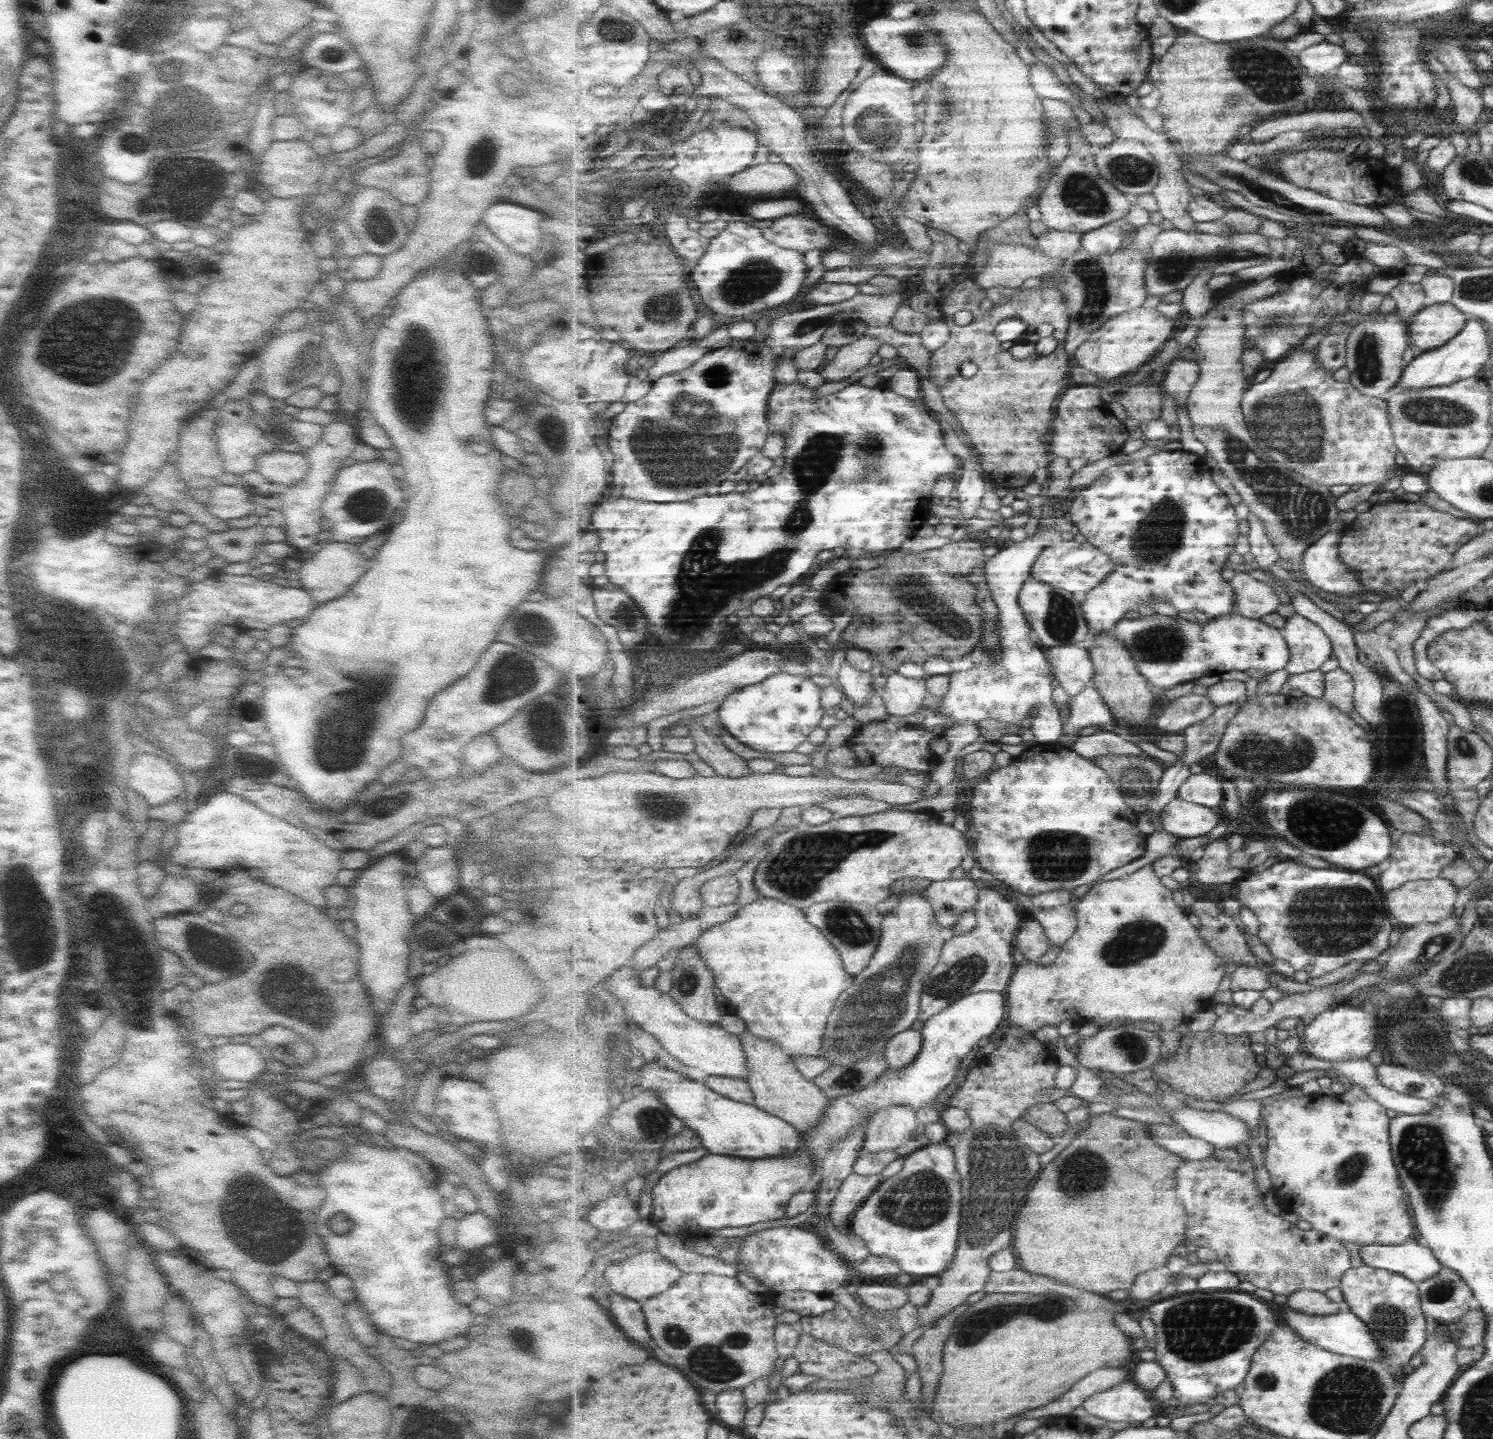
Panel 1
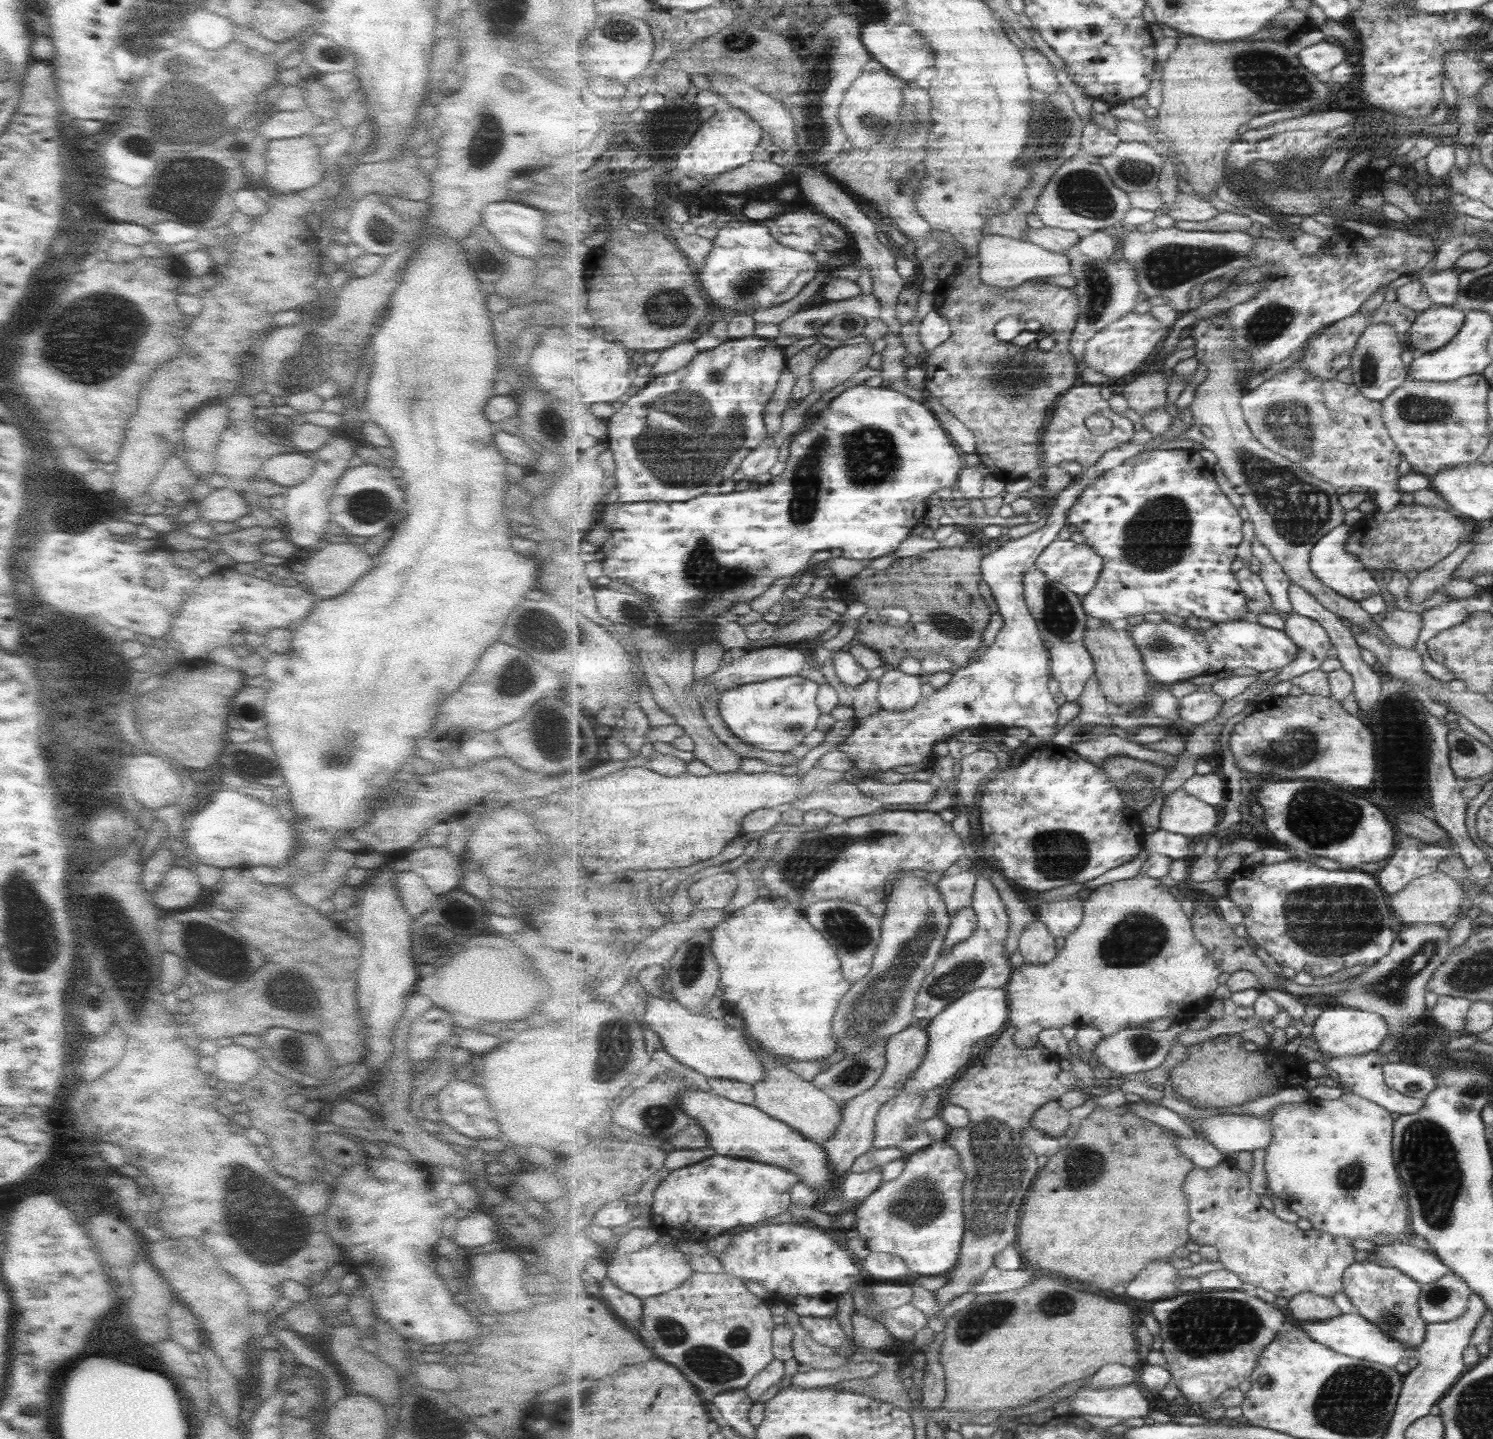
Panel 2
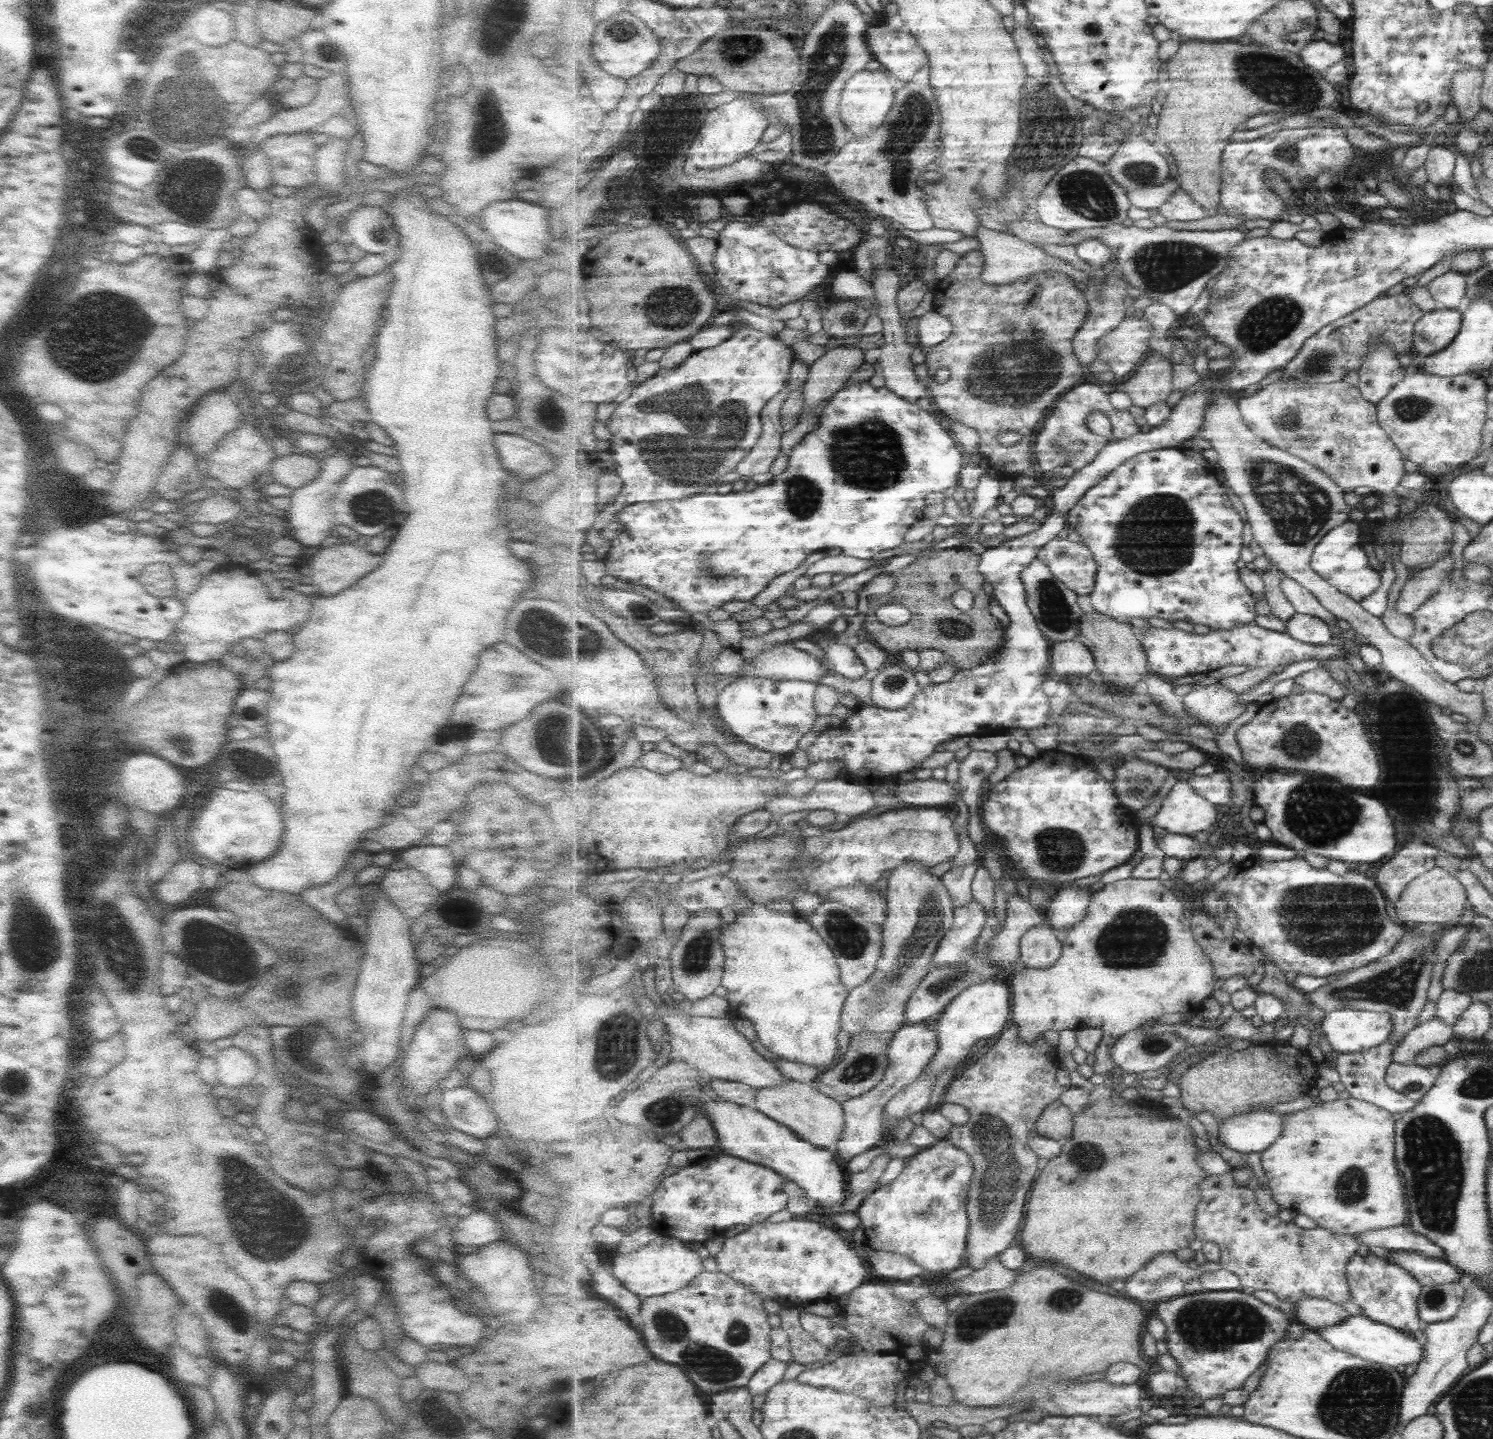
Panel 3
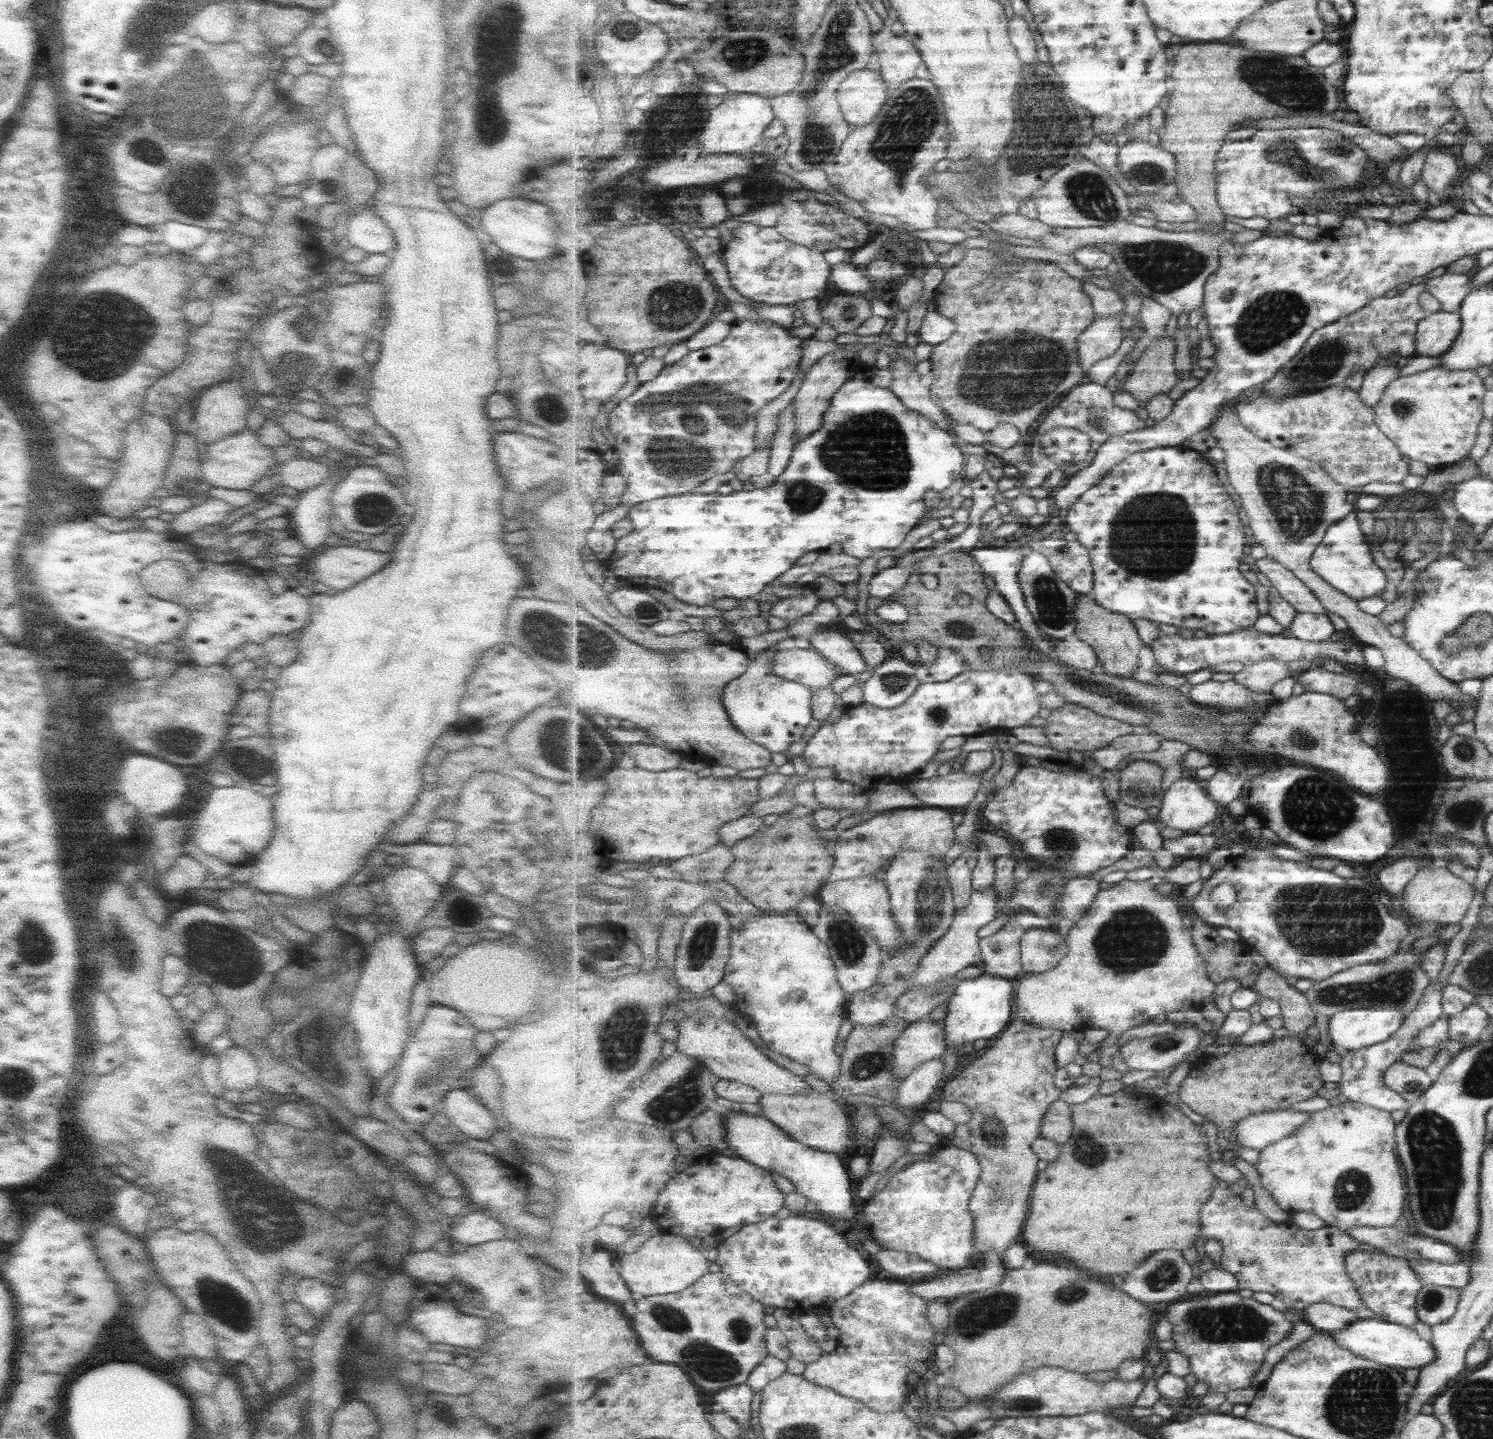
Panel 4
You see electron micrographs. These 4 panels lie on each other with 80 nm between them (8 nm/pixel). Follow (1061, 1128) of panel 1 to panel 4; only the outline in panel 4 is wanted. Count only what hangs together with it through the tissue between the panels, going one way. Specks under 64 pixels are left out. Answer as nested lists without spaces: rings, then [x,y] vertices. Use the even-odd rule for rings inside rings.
[[[1057,1100],[1043,1119],[1042,1137],[1064,1145],[1071,1140],[1074,1133],[1072,1106]]]

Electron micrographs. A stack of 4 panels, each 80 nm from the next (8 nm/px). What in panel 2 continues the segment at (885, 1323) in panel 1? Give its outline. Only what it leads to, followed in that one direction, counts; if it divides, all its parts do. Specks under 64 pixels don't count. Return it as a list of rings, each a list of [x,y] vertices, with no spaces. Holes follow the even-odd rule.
[[[802,1316],[800,1317],[803,1328],[810,1332],[819,1344],[827,1345],[831,1348],[839,1348],[839,1346],[847,1346],[851,1340],[854,1352],[861,1349],[861,1346],[856,1344],[854,1335],[847,1334],[835,1316],[827,1316],[825,1318]]]

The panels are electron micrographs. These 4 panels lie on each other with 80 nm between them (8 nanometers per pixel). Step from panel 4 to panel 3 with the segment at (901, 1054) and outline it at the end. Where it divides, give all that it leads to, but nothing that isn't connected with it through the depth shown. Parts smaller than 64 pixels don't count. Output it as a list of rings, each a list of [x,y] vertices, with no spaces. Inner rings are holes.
[[[925,1022],[914,1025],[906,1024],[895,1034],[895,1039],[891,1041],[889,1048],[890,1063],[884,1079],[873,1090],[866,1092],[863,1096],[842,1103],[846,1113],[846,1123],[842,1139],[833,1148],[833,1152],[839,1156],[841,1163],[849,1164],[855,1156],[862,1155],[863,1152],[883,1145],[883,1110],[898,1092],[902,1092],[905,1087],[909,1087],[914,1080],[919,1078],[919,1075],[927,1070],[928,1065],[937,1053],[939,1053],[937,1032],[935,1032],[934,1027],[927,1026]]]

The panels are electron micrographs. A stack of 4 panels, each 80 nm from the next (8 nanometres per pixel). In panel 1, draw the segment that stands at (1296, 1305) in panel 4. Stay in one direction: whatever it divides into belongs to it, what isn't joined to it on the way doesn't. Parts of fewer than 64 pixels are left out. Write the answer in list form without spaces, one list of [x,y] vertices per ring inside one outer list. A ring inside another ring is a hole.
[[[1216,1148],[1215,1154],[1209,1160],[1185,1159],[1183,1164],[1177,1169],[1177,1192],[1179,1192],[1178,1199],[1182,1201],[1184,1205],[1186,1205],[1186,1211],[1188,1212],[1188,1226],[1186,1227],[1186,1242],[1191,1243],[1197,1247],[1211,1248],[1217,1254],[1218,1260],[1222,1262],[1224,1265],[1226,1265],[1227,1270],[1231,1271],[1232,1273],[1235,1273],[1240,1278],[1241,1281],[1244,1280],[1249,1281],[1253,1285],[1255,1285],[1256,1288],[1265,1288],[1271,1291],[1272,1294],[1283,1294],[1286,1297],[1288,1297],[1291,1296],[1291,1294],[1293,1294],[1294,1292],[1297,1292],[1299,1290],[1313,1290],[1317,1292],[1327,1292],[1327,1290],[1331,1290],[1331,1288],[1335,1288],[1335,1286],[1339,1287],[1340,1284],[1342,1283],[1343,1275],[1345,1275],[1346,1272],[1349,1271],[1351,1268],[1351,1252],[1349,1252],[1349,1248],[1347,1248],[1347,1246],[1343,1244],[1344,1243],[1343,1241],[1338,1241],[1334,1237],[1322,1234],[1321,1232],[1318,1231],[1318,1229],[1313,1229],[1308,1231],[1299,1230],[1299,1227],[1296,1224],[1288,1222],[1287,1220],[1285,1220],[1285,1218],[1282,1218],[1277,1214],[1272,1214],[1271,1212],[1269,1212],[1269,1210],[1267,1210],[1267,1208],[1265,1208],[1265,1206],[1263,1205],[1264,1204],[1263,1198],[1269,1194],[1261,1193],[1259,1191],[1259,1188],[1257,1188],[1257,1180],[1255,1180],[1255,1164],[1253,1164],[1253,1161],[1251,1161],[1249,1157],[1250,1156],[1244,1159],[1243,1157],[1241,1157],[1241,1154],[1239,1154],[1239,1152],[1237,1152],[1235,1148],[1225,1148],[1225,1149]]]

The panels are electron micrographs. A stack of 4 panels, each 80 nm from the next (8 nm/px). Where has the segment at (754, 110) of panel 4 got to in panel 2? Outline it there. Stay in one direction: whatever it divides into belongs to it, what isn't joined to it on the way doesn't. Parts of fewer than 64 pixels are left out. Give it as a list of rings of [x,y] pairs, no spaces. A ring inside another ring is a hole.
[[[727,105],[724,112],[701,123],[701,128],[695,133],[689,146],[681,150],[679,160],[677,160],[677,169],[672,172],[678,174],[678,170],[681,170],[685,176],[693,176],[693,174],[717,176],[728,170],[741,168],[753,160],[753,152],[759,146],[763,133],[763,127],[743,109]]]

